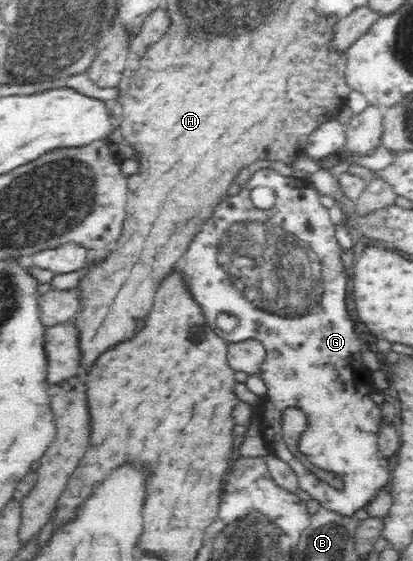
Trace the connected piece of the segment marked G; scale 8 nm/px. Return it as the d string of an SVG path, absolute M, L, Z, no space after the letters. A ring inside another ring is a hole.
M263 168L257 170L252 174L247 182L241 187L241 190L231 196L227 196L227 200L223 200L219 204L219 208L213 210L211 218L205 220L201 226L199 226L199 232L195 238L191 240L189 248L187 248L186 254L180 259L175 267L179 267L181 271L185 272L185 281L189 282L189 288L195 286L195 296L199 296L199 304L203 304L203 310L207 312L207 320L211 324L211 328L217 328L217 316L219 314L231 314L235 316L237 320L243 320L239 322L231 332L225 332L223 338L227 342L239 342L245 339L257 339L263 343L266 350L266 357L263 361L261 371L259 373L264 384L267 388L267 401L265 401L265 410L263 410L263 429L262 437L265 438L265 443L267 443L268 448L273 454L277 454L279 459L283 458L283 448L279 448L279 444L285 446L285 441L281 440L283 438L282 433L282 416L283 411L289 407L299 407L303 409L303 412L307 417L307 428L301 434L298 440L298 448L301 454L307 458L307 461L315 465L321 470L326 470L327 472L333 472L336 476L341 478L343 481L343 486L339 489L339 492L335 496L327 496L327 502L325 502L325 507L333 510L334 512L339 512L344 516L353 515L360 508L366 508L369 502L373 502L381 492L385 490L389 491L389 486L392 481L391 464L389 460L379 451L378 440L379 432L381 431L381 424L383 424L384 416L381 412L381 407L379 404L375 403L375 383L372 381L371 368L363 365L363 352L365 350L365 342L357 336L355 332L355 326L353 326L353 318L349 316L349 310L347 310L347 286L349 286L349 278L345 274L345 268L342 264L342 249L340 248L337 239L335 238L335 222L329 217L327 213L328 208L323 207L319 203L320 194L311 187L307 180L299 177L285 177L279 175L277 171L273 168ZM258 186L268 187L272 189L275 194L274 205L269 209L259 209L253 205L253 201L250 199L250 191ZM277 289L288 289L287 294L277 294Z

